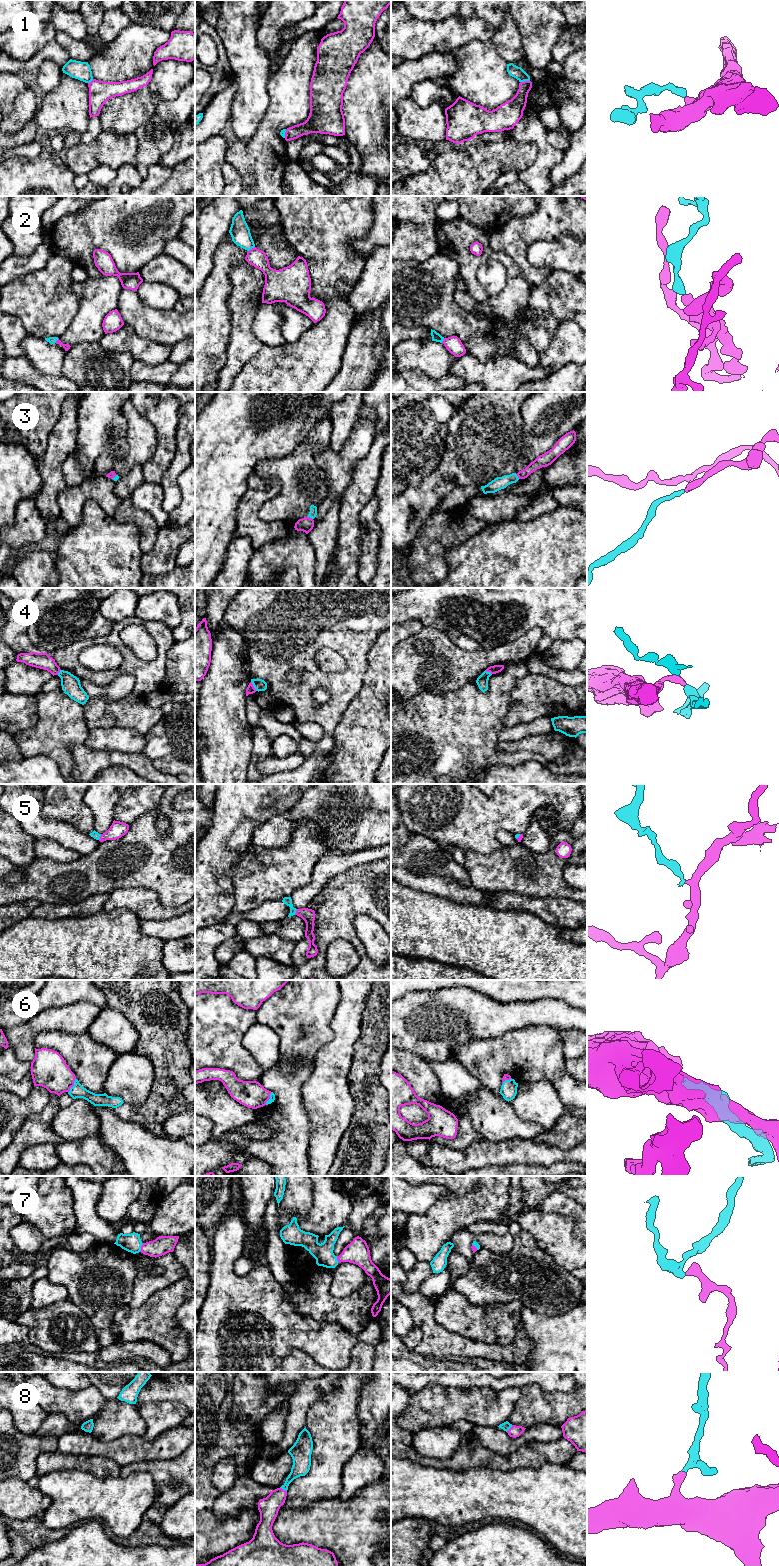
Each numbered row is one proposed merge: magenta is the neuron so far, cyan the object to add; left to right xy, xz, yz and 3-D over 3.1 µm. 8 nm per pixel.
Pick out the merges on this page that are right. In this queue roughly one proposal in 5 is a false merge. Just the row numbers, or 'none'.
2, 3, 5, 6, 7, 8

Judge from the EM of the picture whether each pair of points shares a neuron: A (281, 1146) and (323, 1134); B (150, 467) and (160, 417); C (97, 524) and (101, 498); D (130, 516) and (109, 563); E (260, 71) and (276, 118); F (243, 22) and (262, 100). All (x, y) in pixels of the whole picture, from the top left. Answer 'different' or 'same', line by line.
A: different
B: same
C: different
D: different
E: different
F: same

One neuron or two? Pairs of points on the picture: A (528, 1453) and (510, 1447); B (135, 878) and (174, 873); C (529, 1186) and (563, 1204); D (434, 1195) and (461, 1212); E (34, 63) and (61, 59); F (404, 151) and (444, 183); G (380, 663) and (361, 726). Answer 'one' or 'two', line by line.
A: two
B: one
C: one
D: two
E: one
F: two
G: one

